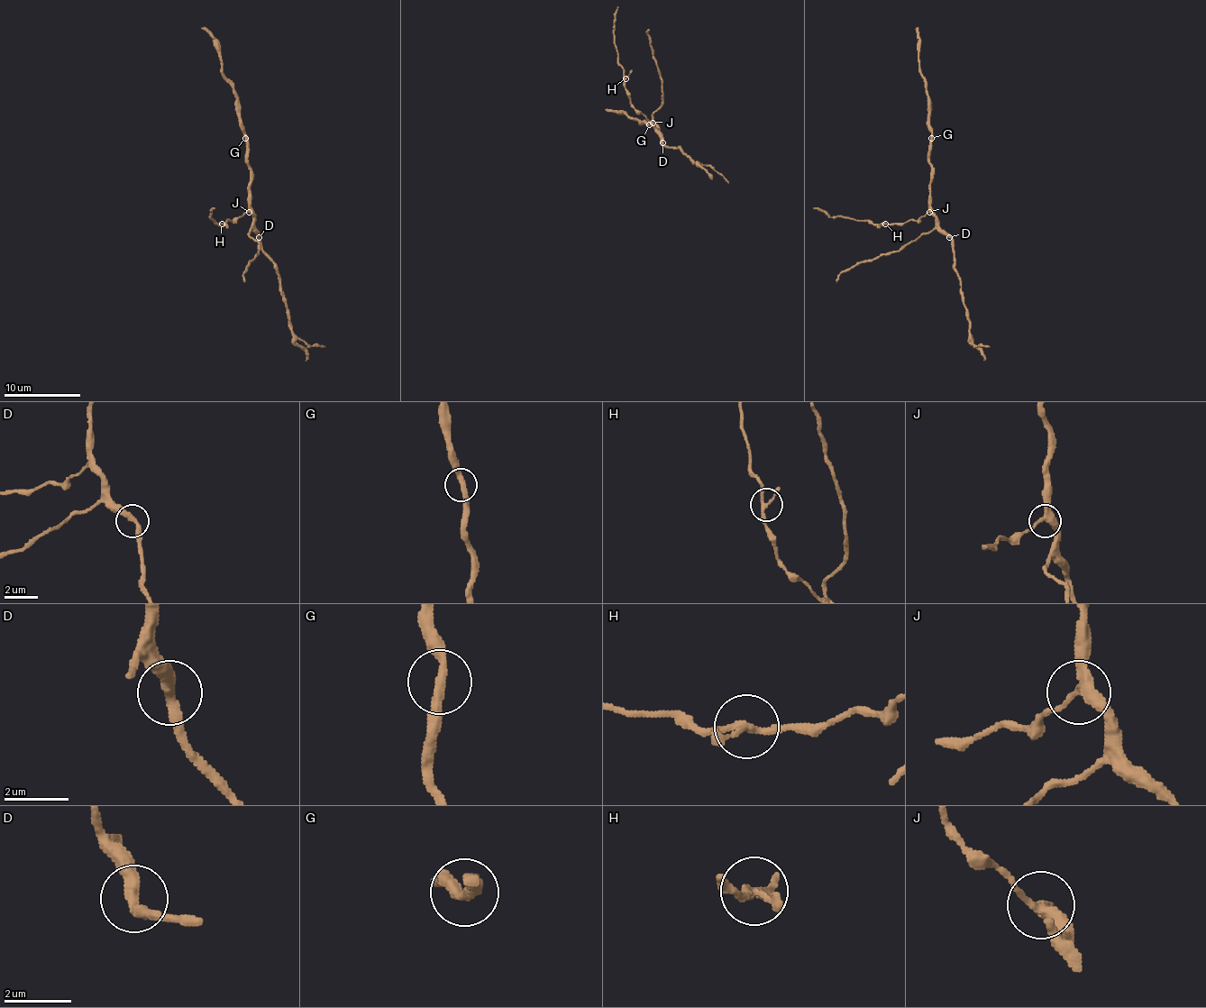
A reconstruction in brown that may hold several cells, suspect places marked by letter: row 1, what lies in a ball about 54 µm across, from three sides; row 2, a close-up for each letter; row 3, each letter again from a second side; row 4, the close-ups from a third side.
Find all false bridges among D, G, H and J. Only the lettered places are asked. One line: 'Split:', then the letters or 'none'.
Split: none

